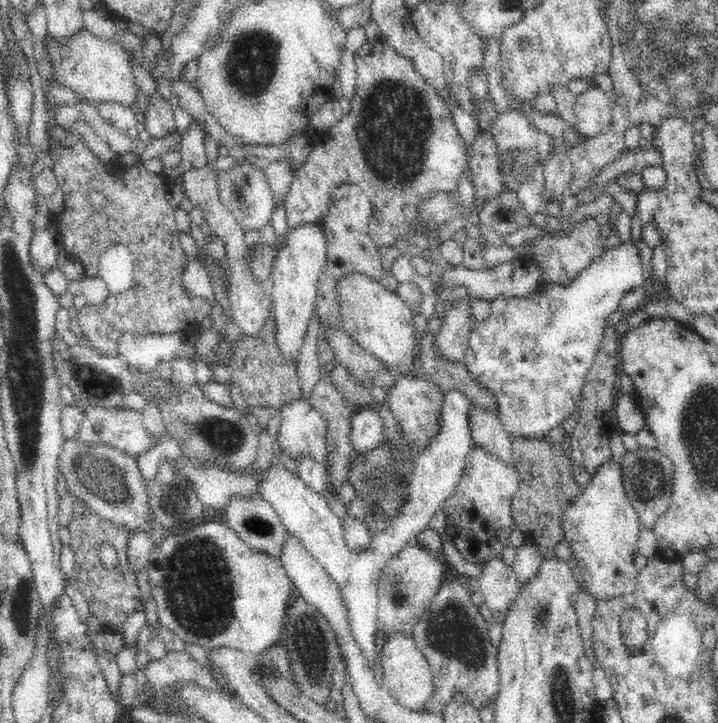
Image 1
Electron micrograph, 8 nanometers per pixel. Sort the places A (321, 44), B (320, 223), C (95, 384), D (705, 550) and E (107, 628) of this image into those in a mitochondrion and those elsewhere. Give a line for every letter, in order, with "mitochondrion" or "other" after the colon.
A: other
B: other
C: mitochondrion
D: other
E: other

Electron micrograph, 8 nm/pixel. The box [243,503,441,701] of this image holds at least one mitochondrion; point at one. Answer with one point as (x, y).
(310, 649)

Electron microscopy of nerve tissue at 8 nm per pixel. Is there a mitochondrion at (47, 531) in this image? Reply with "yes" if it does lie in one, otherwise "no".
no

